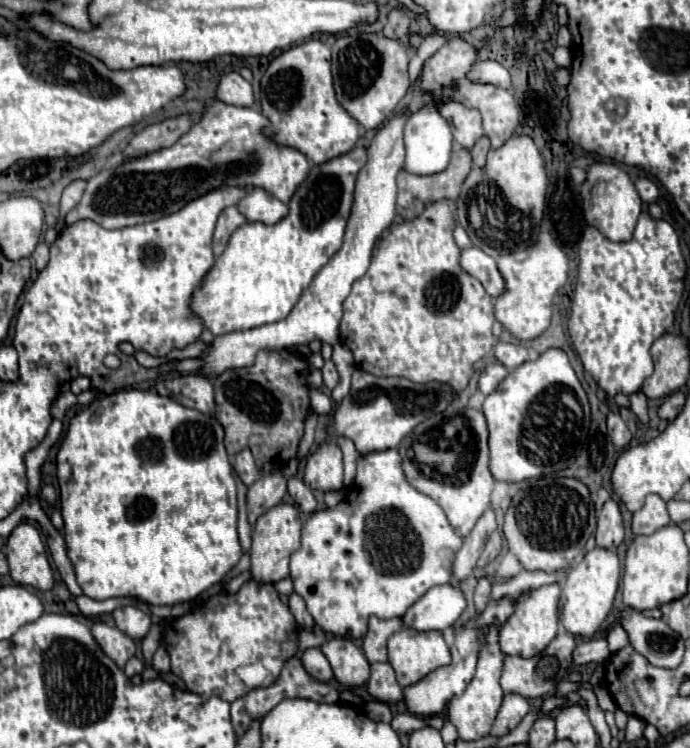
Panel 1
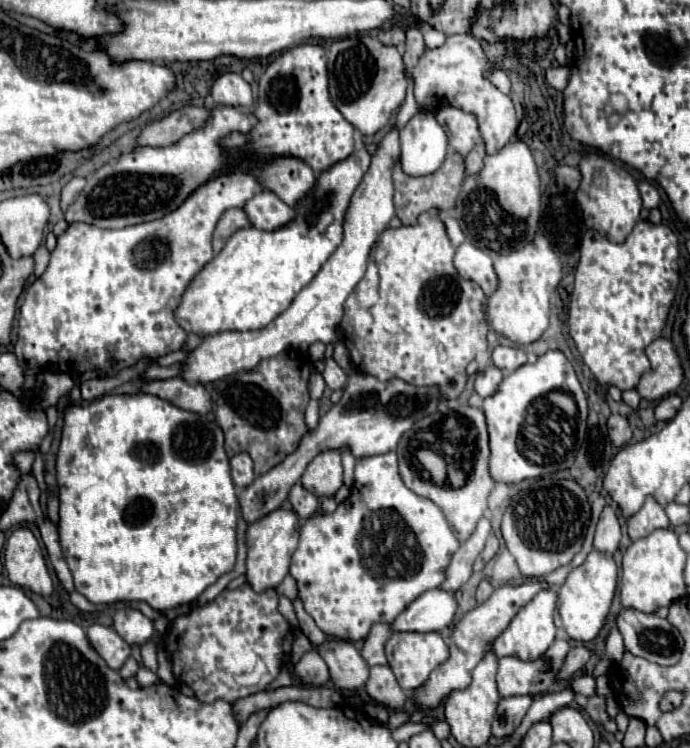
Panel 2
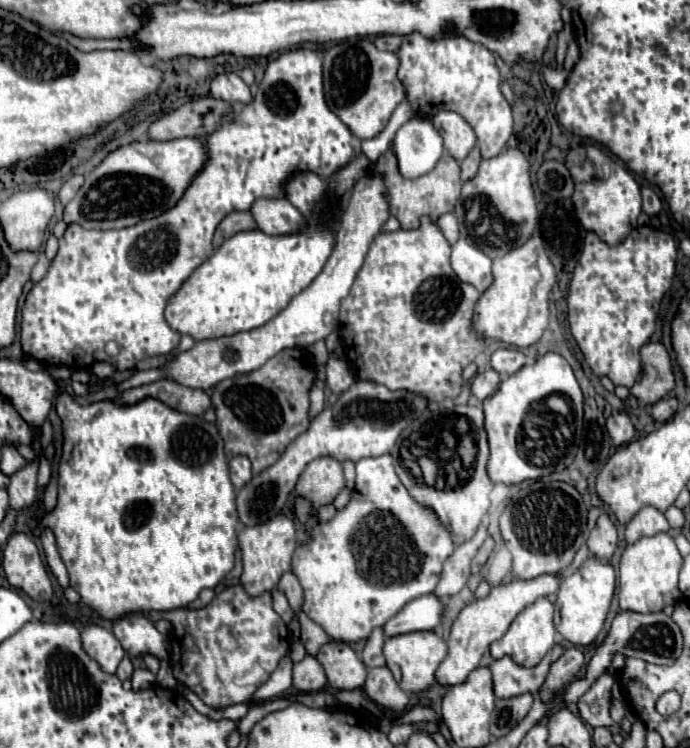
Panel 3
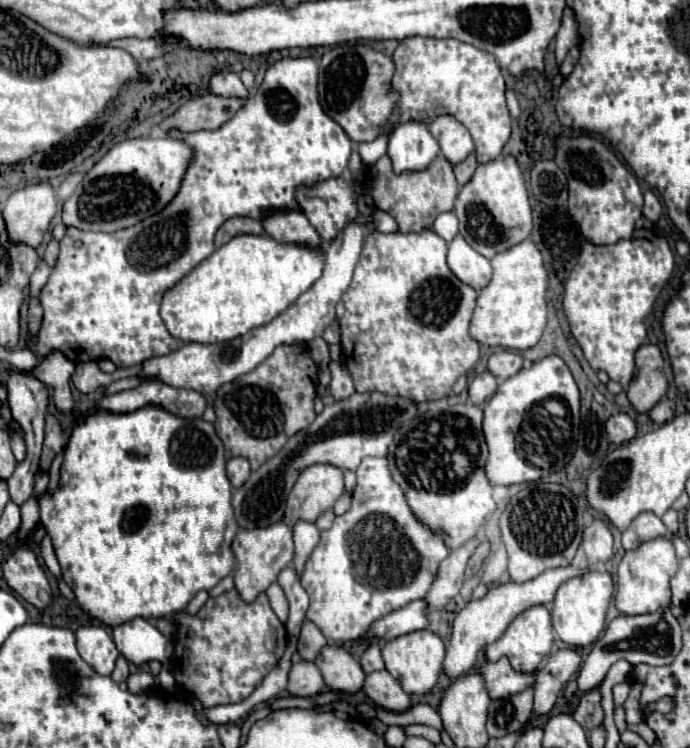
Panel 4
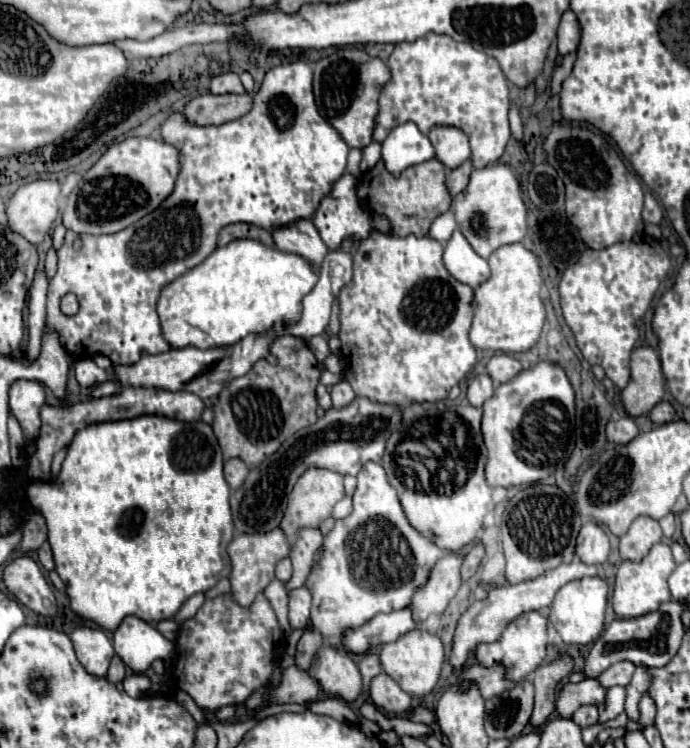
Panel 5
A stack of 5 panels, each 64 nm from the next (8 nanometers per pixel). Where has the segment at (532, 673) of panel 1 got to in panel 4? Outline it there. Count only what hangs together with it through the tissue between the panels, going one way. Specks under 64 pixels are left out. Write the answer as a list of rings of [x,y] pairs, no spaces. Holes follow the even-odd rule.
[[[500,658],[498,662],[492,662],[492,664],[490,662],[482,664],[478,668],[478,674],[484,676],[486,690],[492,700],[522,692],[526,686],[534,686],[534,674],[514,672],[506,658]]]

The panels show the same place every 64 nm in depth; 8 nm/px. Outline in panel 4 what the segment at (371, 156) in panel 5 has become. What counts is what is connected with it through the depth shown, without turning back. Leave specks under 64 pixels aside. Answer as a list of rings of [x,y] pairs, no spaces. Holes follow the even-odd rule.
[[[378,136],[374,142],[360,144],[360,146],[358,146],[358,152],[360,152],[362,164],[372,166],[380,156],[386,154],[386,144],[388,144],[388,136]]]

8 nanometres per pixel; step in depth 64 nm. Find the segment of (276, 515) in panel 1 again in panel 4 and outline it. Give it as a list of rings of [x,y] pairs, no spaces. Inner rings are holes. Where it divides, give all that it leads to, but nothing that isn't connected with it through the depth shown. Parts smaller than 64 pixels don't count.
[[[276,522],[268,528],[254,528],[252,532],[240,530],[232,542],[232,552],[236,556],[236,572],[234,572],[234,584],[244,602],[254,602],[258,594],[262,594],[278,576],[278,572],[290,564],[294,554],[292,544],[292,530],[284,522]]]

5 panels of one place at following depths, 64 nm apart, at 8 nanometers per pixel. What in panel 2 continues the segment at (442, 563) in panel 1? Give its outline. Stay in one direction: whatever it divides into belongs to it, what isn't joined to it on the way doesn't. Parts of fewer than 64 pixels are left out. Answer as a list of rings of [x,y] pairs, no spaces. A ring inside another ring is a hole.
[[[388,452],[388,454],[382,454],[382,456],[370,456],[370,458],[360,458],[356,462],[356,480],[354,480],[354,486],[352,486],[352,492],[350,492],[350,498],[340,504],[336,508],[336,512],[332,514],[326,514],[326,516],[314,516],[310,518],[302,530],[300,530],[300,544],[296,548],[296,552],[292,554],[292,564],[290,564],[290,574],[296,578],[298,582],[298,590],[300,590],[300,600],[304,604],[304,610],[314,618],[314,622],[318,624],[318,628],[328,634],[328,636],[334,636],[334,638],[340,638],[340,640],[348,640],[348,642],[356,642],[356,640],[364,640],[372,628],[372,624],[376,622],[392,622],[412,600],[416,600],[420,594],[428,592],[428,590],[434,590],[442,584],[444,580],[444,570],[452,558],[452,554],[456,552],[456,548],[460,546],[460,542],[456,540],[454,532],[450,532],[450,526],[448,522],[444,520],[444,514],[440,512],[440,508],[436,508],[436,504],[432,504],[430,500],[426,498],[420,498],[416,496],[412,490],[408,490],[398,474],[398,460],[396,460],[396,454],[394,452]]]

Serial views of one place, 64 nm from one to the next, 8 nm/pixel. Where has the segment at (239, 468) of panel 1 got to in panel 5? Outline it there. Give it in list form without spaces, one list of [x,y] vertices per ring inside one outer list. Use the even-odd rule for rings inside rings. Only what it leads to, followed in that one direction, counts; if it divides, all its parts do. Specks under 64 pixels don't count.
[[[232,458],[224,464],[224,478],[232,490],[240,488],[248,476],[248,466],[240,458]]]

